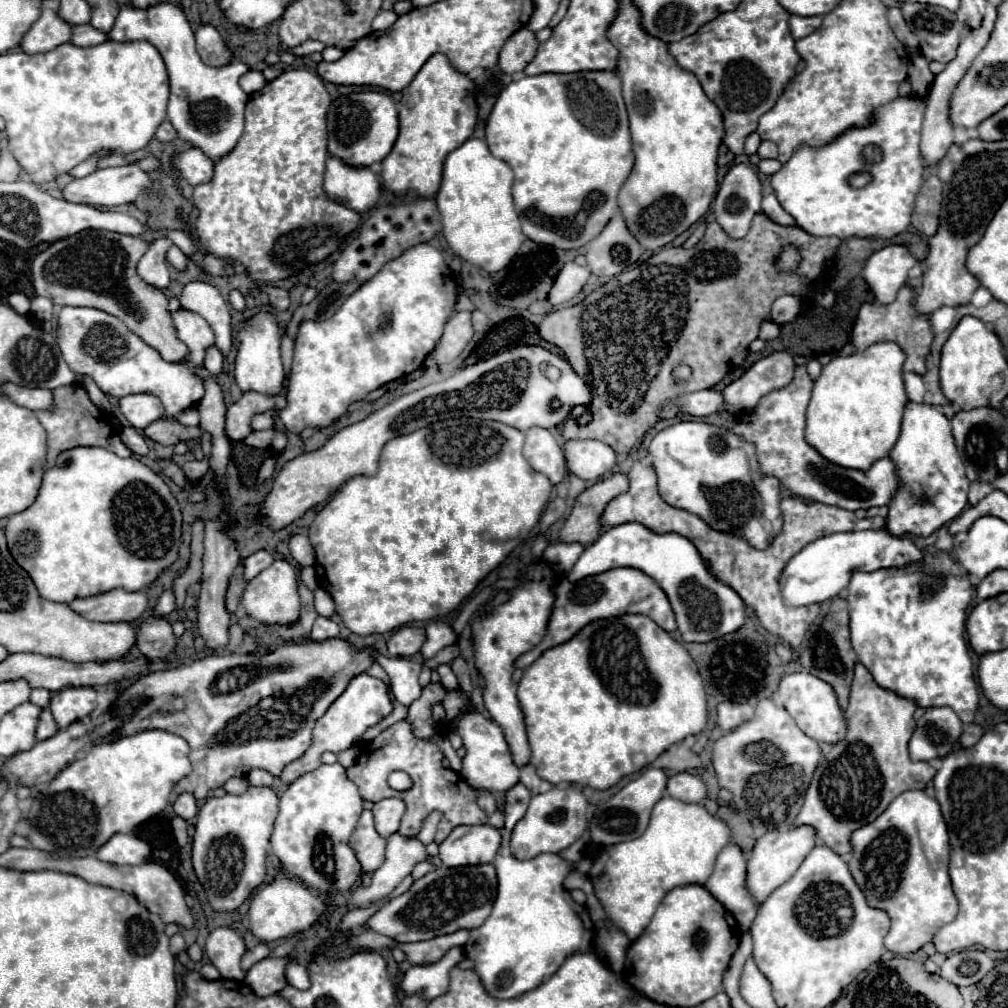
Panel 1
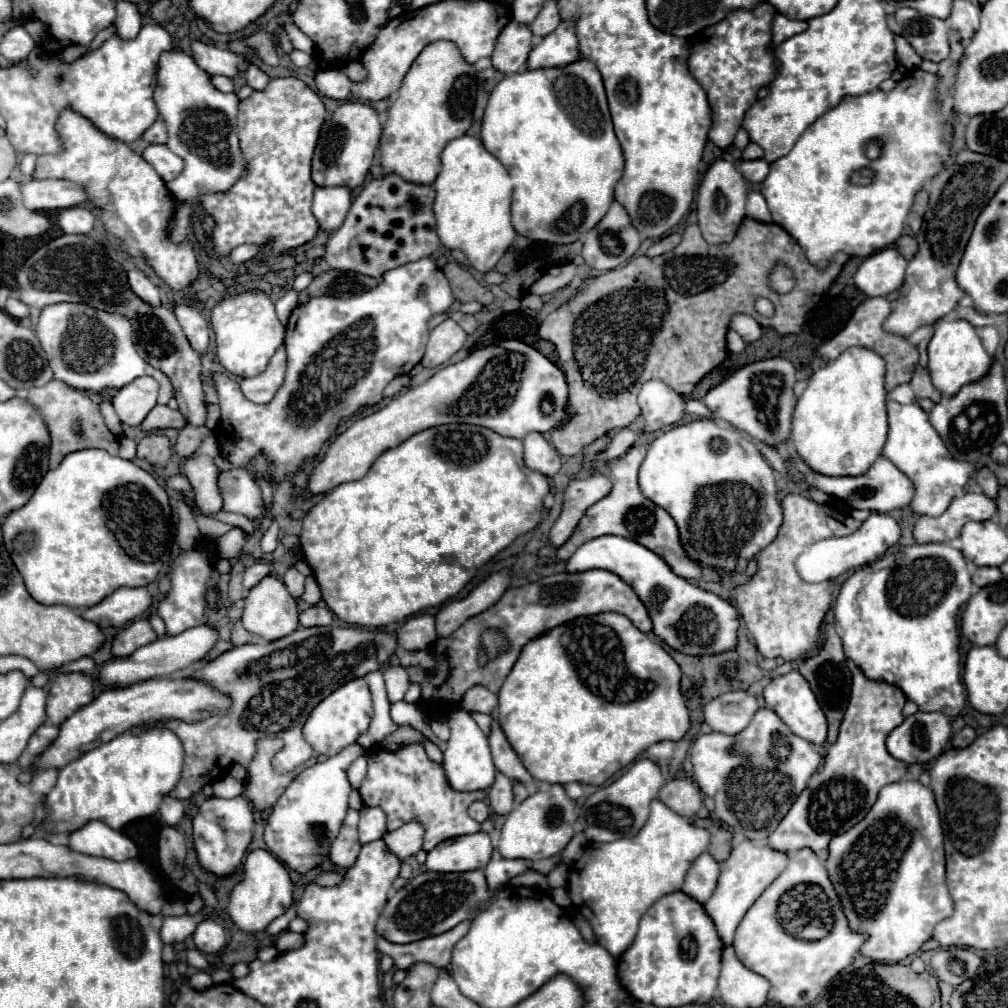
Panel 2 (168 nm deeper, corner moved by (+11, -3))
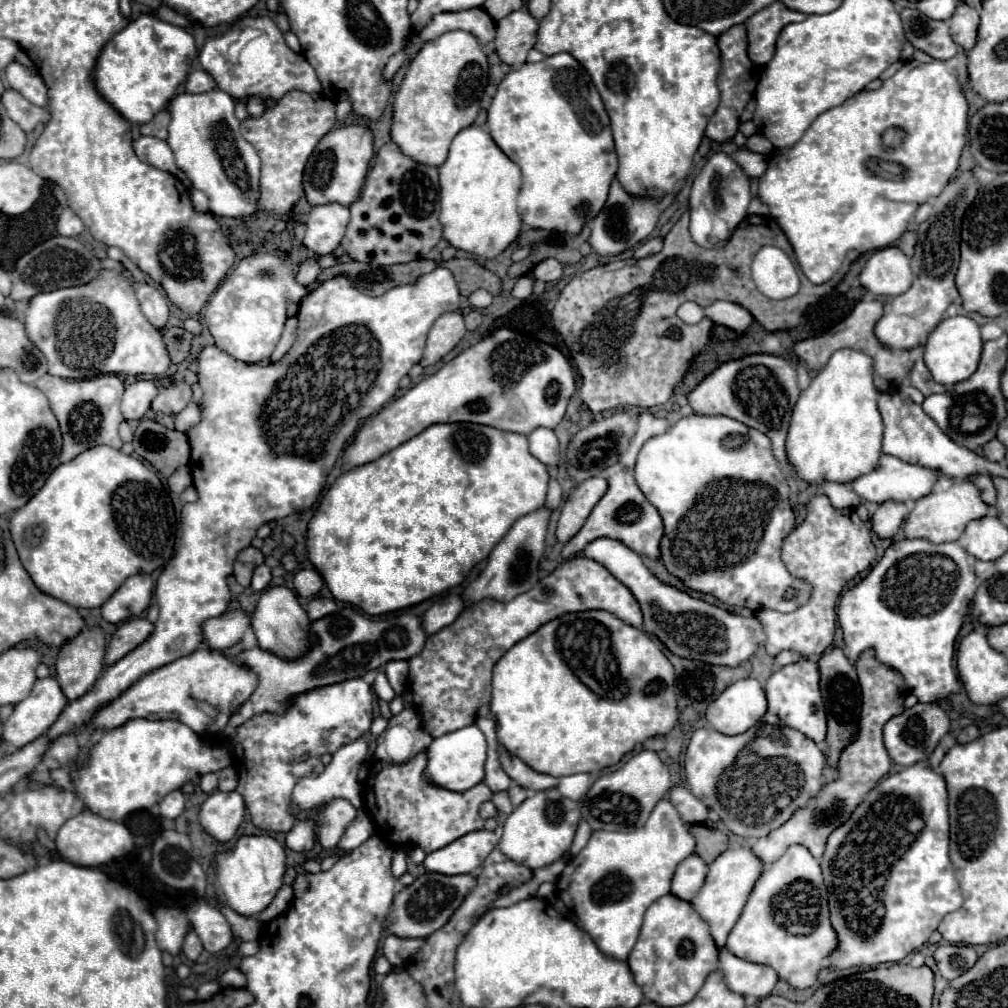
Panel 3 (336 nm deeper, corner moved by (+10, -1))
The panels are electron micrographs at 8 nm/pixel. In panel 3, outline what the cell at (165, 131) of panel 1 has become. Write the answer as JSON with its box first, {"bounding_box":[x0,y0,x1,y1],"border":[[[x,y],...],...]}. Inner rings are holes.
{"bounding_box":[141,111,171,139],"border":[[[159,111],[149,123],[141,125],[141,135],[153,135],[159,139],[167,139],[169,121],[171,121],[171,115],[167,111]]]}

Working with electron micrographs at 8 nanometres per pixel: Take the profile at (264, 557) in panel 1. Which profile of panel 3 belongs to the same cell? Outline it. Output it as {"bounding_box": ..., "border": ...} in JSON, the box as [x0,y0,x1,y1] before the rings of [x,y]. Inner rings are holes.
{"bounding_box":[251,565,271,591],"border":[[[259,565],[253,573],[253,581],[251,581],[251,589],[253,591],[265,591],[269,587],[271,581],[271,571],[267,565]]]}

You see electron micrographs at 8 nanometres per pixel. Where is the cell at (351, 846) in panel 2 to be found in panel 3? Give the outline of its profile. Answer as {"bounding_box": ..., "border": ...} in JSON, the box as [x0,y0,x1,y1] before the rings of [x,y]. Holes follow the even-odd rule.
{"bounding_box":[315,799,357,849],"border":[[[331,799],[315,817],[315,835],[323,849],[335,849],[357,811],[347,799]]]}

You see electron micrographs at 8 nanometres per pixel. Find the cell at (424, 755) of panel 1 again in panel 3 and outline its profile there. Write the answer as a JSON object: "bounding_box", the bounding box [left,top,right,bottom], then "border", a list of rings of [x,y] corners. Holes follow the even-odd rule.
{"bounding_box":[365,753,493,853],"border":[[[425,753],[415,755],[407,763],[375,761],[365,781],[365,809],[375,823],[375,833],[395,849],[415,845],[425,853],[433,853],[471,831],[483,829],[485,821],[479,819],[479,805],[493,797],[491,789],[485,783],[479,783],[457,793],[431,785],[423,779],[425,765]]]}

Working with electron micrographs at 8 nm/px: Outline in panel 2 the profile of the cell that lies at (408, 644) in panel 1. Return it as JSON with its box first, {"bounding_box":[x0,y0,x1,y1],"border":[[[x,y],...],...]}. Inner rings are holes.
{"bounding_box":[396,615,436,651],"border":[[[416,615],[408,619],[396,633],[398,649],[406,651],[418,651],[418,649],[430,649],[436,643],[436,629],[434,629],[434,617],[432,615]]]}

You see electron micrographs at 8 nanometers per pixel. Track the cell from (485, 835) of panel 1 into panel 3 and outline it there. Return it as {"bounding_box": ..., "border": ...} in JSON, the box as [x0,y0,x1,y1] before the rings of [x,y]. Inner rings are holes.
{"bounding_box":[423,829,499,875],"border":[[[481,829],[471,831],[457,841],[449,843],[443,849],[429,853],[423,861],[427,871],[443,873],[443,875],[459,875],[459,873],[473,873],[485,861],[485,857],[497,847],[499,839],[493,831]]]}

